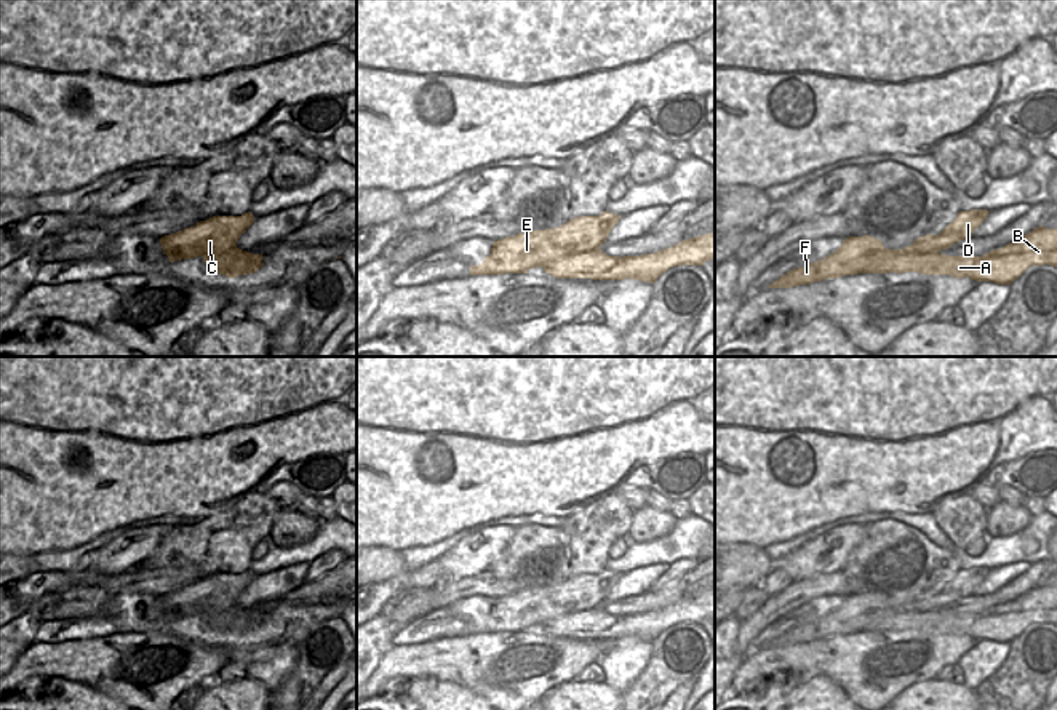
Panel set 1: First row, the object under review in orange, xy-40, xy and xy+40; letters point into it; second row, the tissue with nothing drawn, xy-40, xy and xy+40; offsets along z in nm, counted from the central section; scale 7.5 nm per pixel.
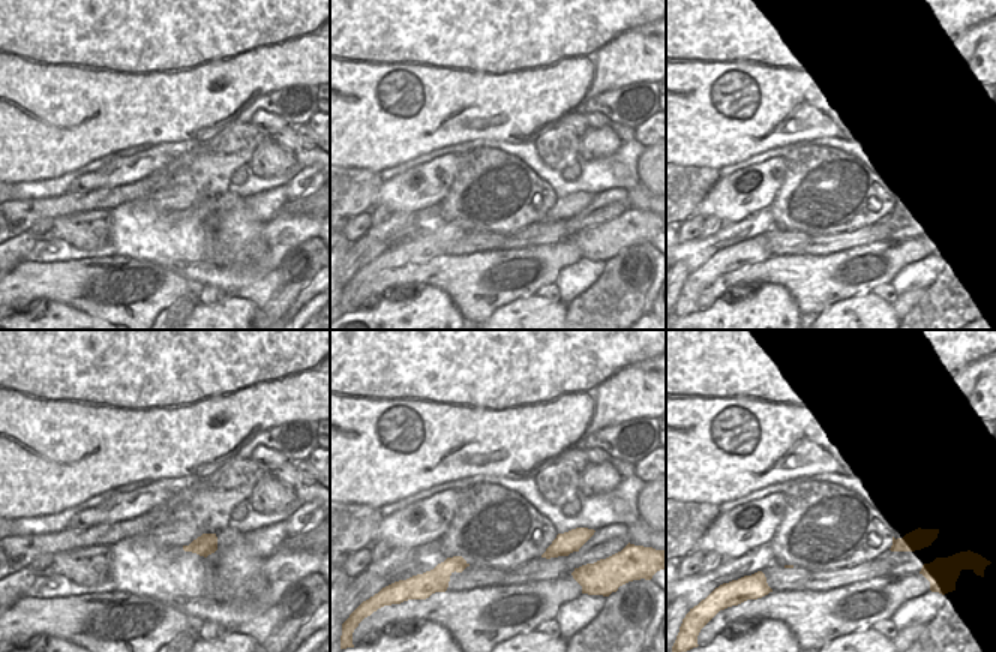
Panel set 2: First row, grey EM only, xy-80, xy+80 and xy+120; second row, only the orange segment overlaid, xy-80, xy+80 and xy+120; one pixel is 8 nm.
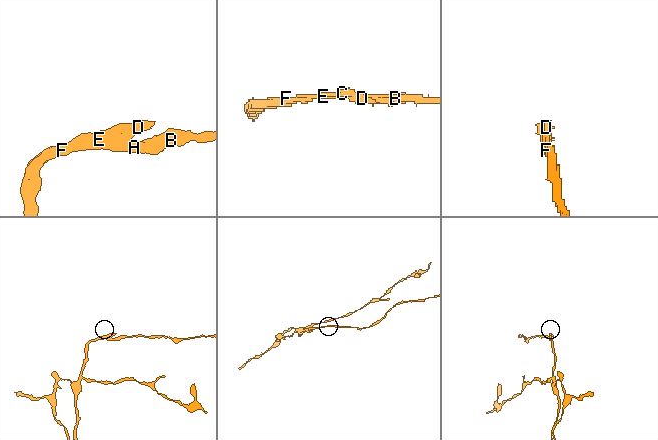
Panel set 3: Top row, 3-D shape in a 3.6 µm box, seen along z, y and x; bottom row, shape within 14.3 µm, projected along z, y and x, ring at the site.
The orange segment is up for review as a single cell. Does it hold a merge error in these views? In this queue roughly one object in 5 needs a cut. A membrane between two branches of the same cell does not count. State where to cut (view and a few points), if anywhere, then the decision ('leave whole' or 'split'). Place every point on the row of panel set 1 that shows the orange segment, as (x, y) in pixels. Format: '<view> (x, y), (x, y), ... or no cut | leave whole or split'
xy (621, 258), (614, 267), (616, 279) | split

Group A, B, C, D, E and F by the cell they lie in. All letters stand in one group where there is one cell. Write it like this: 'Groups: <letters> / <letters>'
Groups: A C D E F / B

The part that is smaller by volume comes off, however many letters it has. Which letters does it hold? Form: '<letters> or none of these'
B

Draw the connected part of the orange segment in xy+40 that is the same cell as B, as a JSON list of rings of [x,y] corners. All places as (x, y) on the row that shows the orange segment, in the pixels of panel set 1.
[[[1039,225],[1022,238],[979,257],[972,273],[975,281],[1011,285],[1028,267],[1044,264],[1057,267],[1057,229]]]

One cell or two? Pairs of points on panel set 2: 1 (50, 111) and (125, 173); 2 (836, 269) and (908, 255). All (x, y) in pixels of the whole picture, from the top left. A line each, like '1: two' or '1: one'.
1: two
2: one

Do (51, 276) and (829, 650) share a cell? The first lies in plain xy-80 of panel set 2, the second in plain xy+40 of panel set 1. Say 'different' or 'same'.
same

